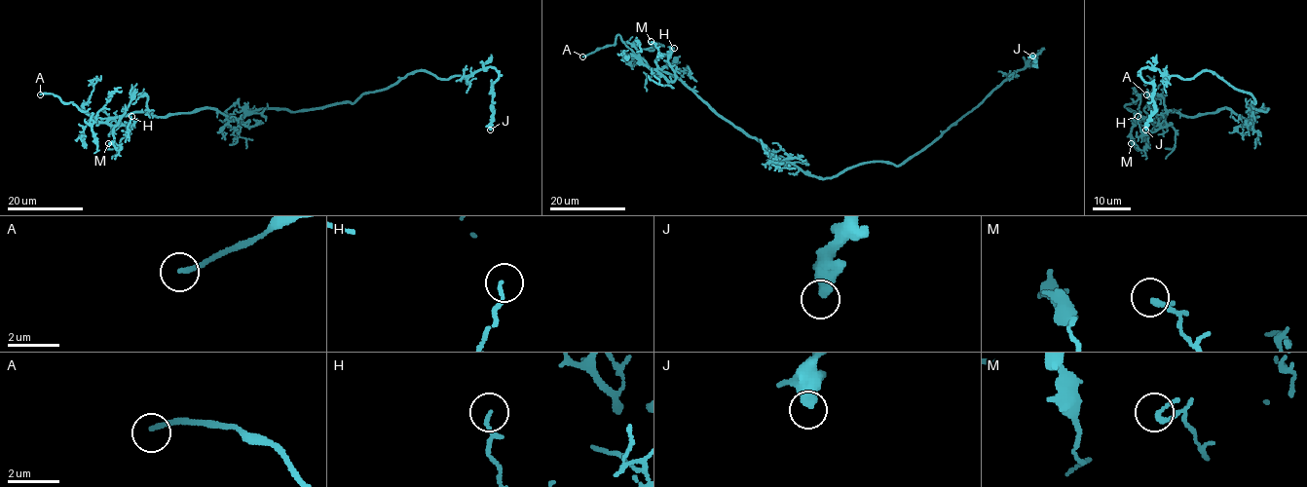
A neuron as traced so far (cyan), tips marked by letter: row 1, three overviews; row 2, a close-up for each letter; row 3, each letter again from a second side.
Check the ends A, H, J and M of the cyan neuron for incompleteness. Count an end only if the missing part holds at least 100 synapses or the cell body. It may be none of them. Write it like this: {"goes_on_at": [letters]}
{"goes_on_at": ["A"]}

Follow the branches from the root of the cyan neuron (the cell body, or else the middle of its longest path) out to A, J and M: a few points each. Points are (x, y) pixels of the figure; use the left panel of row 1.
A: (295, 112), (258, 109), (232, 119), (200, 108), (100, 118), (40, 94)
J: (295, 112), (354, 103), (416, 71), (450, 79), (492, 67), (498, 79), (490, 130)
M: (295, 112), (258, 109), (241, 119), (213, 108), (164, 116), (133, 112), (107, 122), (118, 149), (108, 143)

